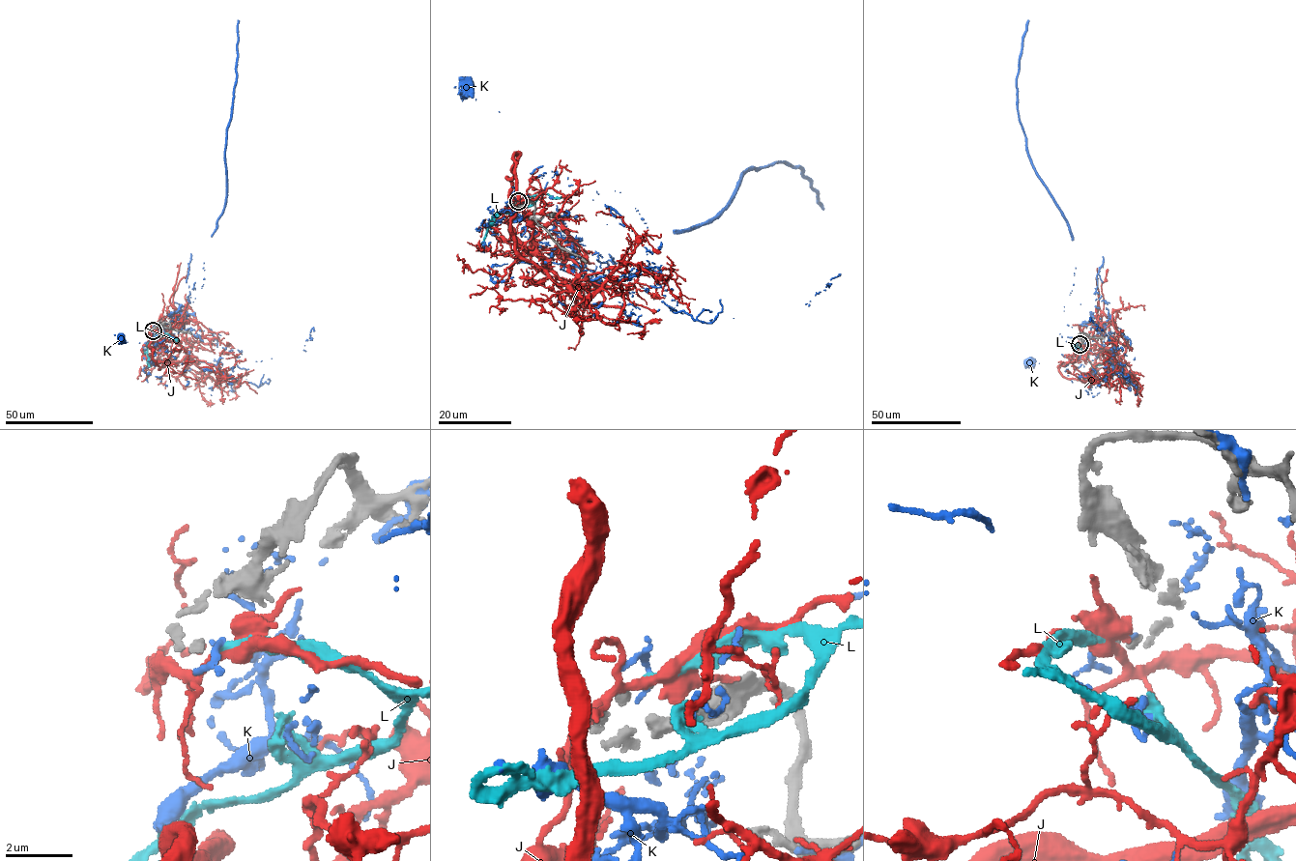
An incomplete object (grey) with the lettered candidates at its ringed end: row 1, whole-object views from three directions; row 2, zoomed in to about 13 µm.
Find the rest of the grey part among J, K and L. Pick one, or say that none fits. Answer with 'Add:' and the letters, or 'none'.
Add: L

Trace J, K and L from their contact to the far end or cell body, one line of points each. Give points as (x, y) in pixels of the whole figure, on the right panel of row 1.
J: (1080, 344), (1110, 348), (1127, 377), (1105, 371), (1104, 378), (1111, 377), (1110, 383), (1118, 379), (1127, 388)
K: (1080, 344), (1091, 317), (1108, 319), (1096, 292), (1103, 257), (1074, 239), (1028, 152), (1017, 75), (1028, 20)
L: (1080, 344), (1076, 345), (1085, 352), (1096, 379)

